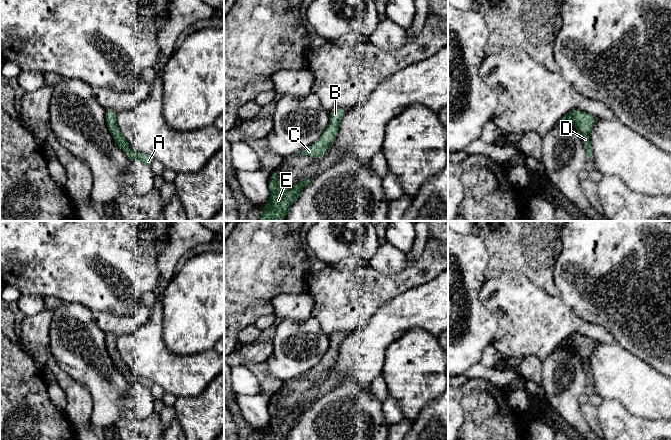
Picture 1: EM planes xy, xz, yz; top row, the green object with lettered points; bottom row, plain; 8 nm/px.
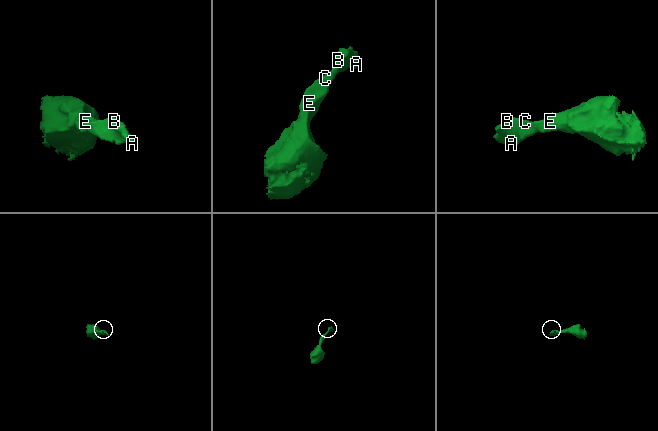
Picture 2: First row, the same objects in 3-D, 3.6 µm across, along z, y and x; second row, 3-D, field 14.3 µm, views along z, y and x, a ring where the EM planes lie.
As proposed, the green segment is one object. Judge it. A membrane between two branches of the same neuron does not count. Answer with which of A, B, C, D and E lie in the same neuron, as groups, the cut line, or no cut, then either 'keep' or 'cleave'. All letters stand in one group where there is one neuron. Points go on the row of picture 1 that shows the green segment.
groups A B C D E; cut none; keep

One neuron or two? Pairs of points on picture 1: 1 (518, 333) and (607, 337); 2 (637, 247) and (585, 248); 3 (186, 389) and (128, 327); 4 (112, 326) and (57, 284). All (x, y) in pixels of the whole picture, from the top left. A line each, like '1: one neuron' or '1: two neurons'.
1: one neuron
2: one neuron
3: two neurons
4: two neurons

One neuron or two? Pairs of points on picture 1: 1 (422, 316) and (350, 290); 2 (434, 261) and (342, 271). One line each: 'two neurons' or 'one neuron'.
1: two neurons
2: one neuron

